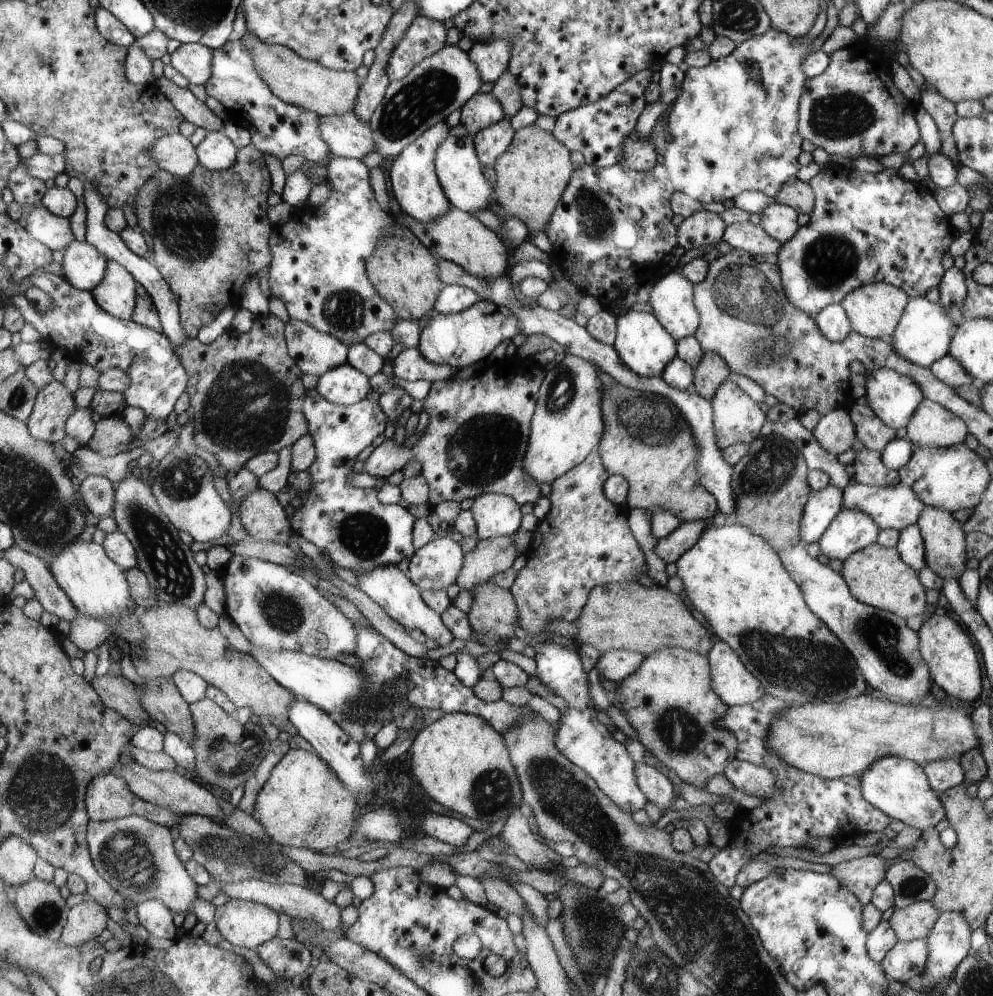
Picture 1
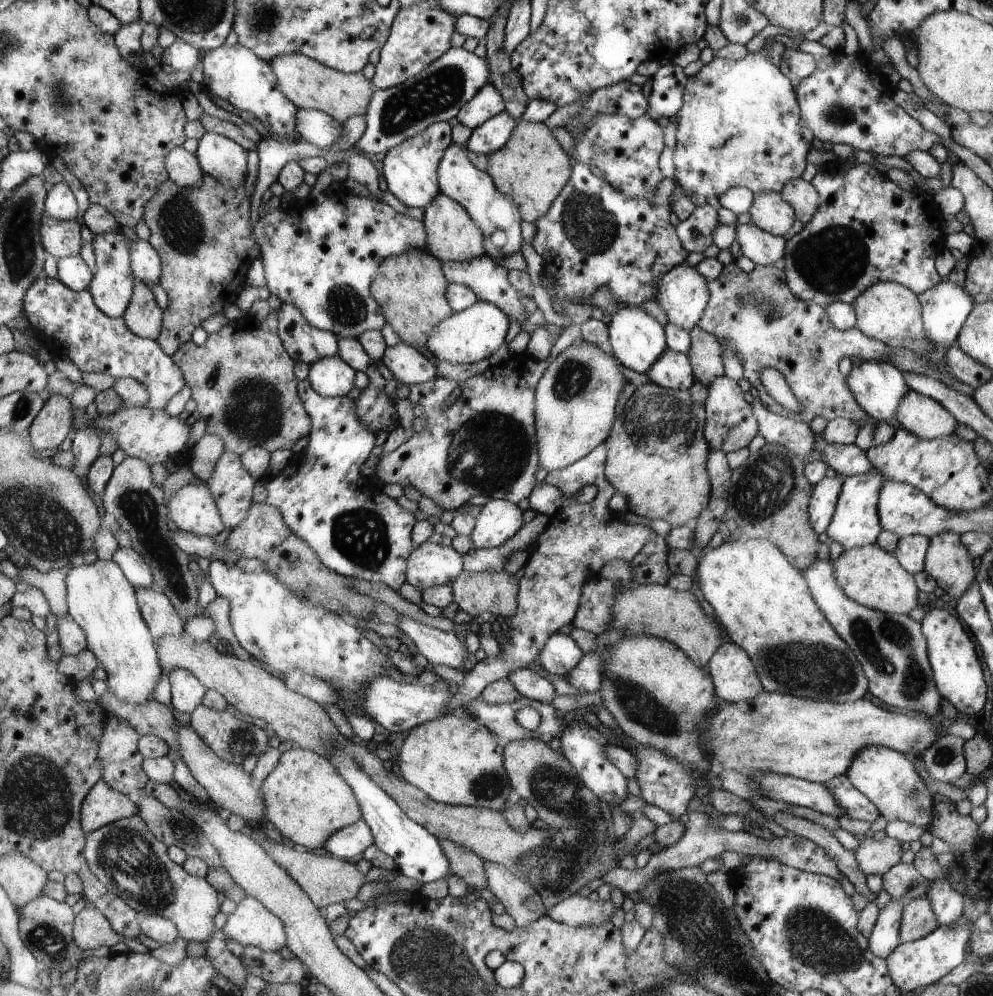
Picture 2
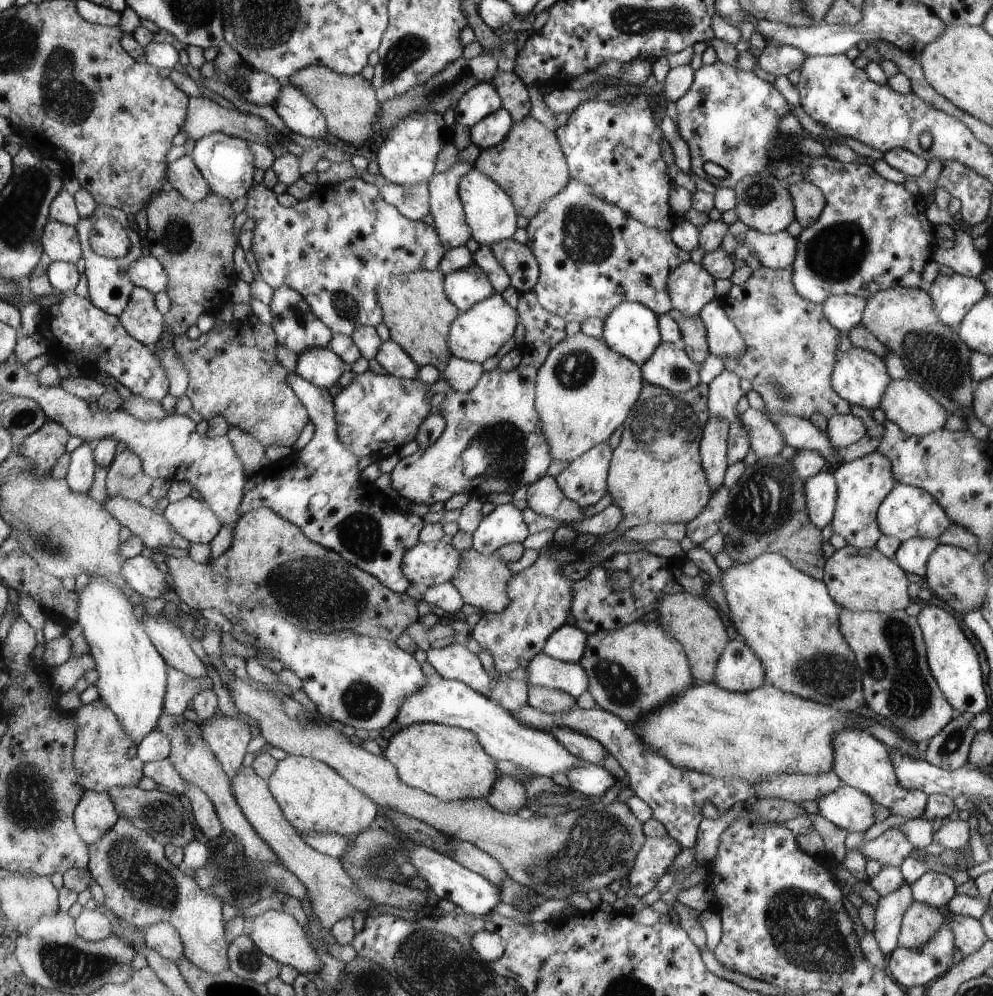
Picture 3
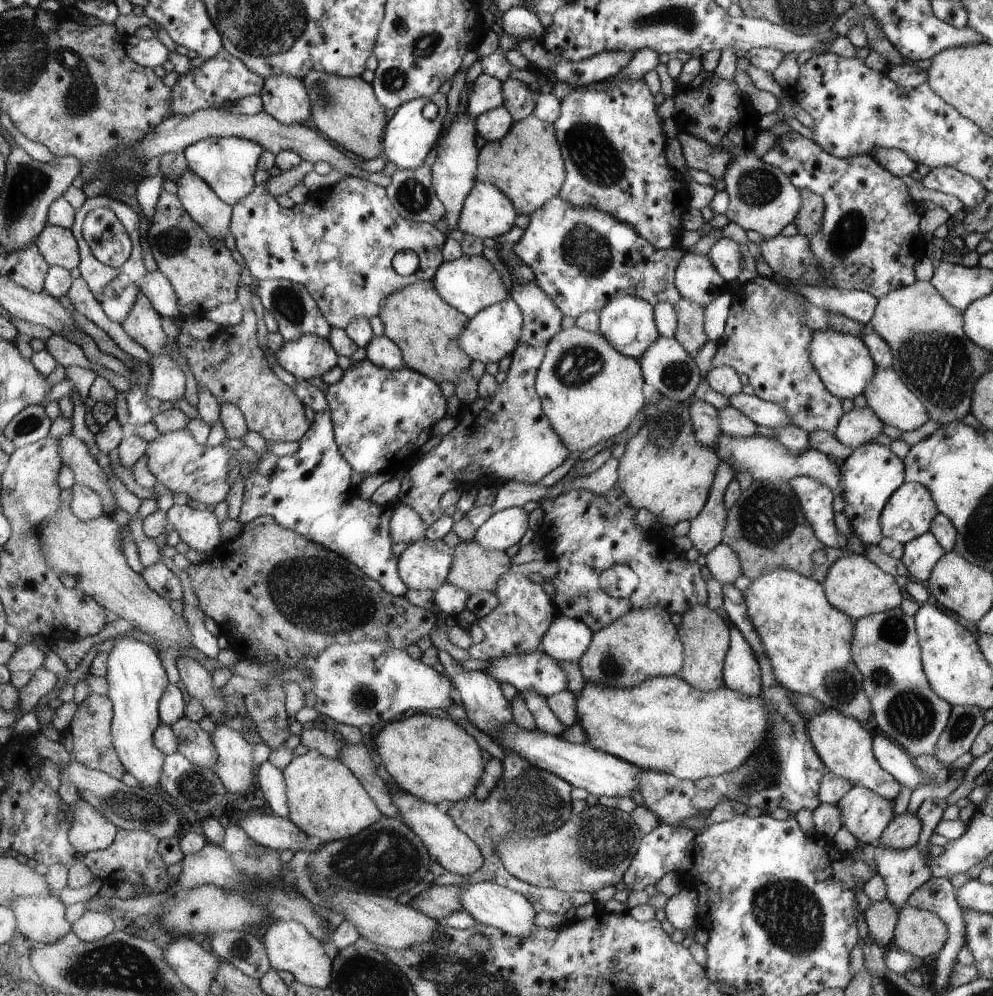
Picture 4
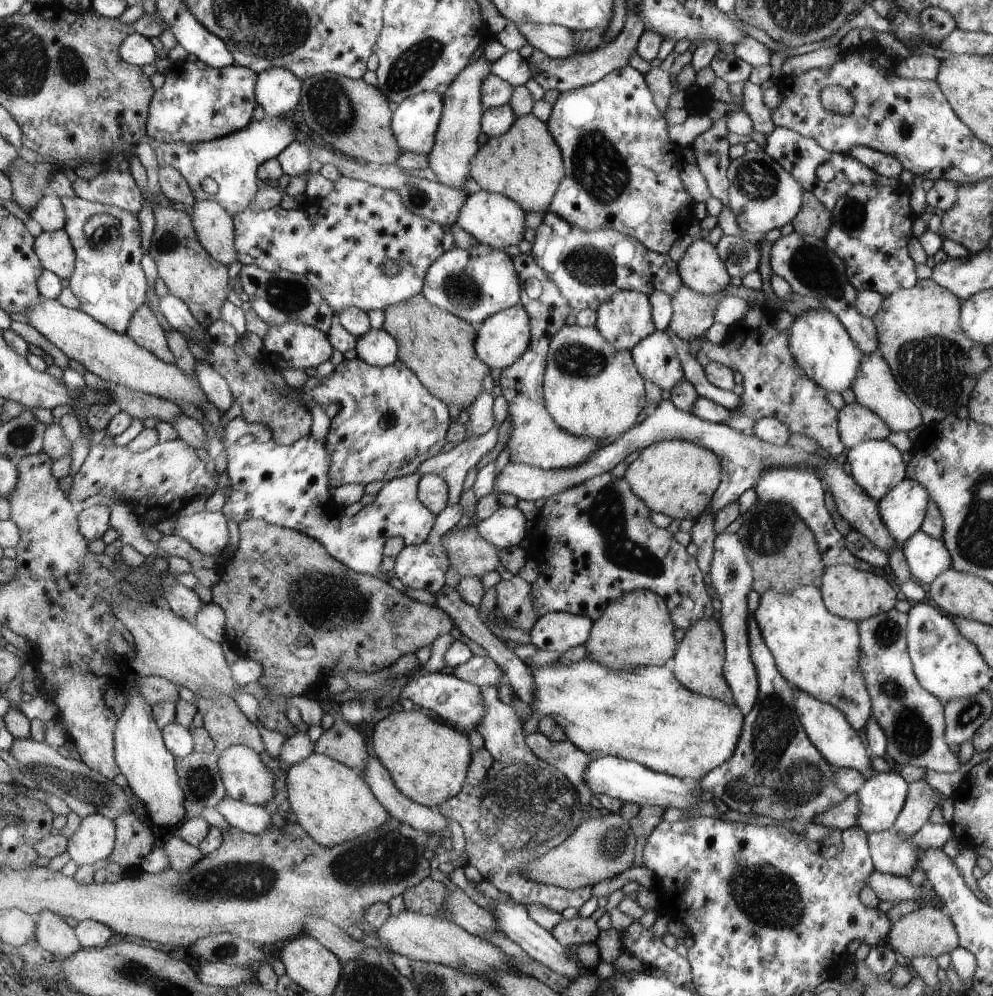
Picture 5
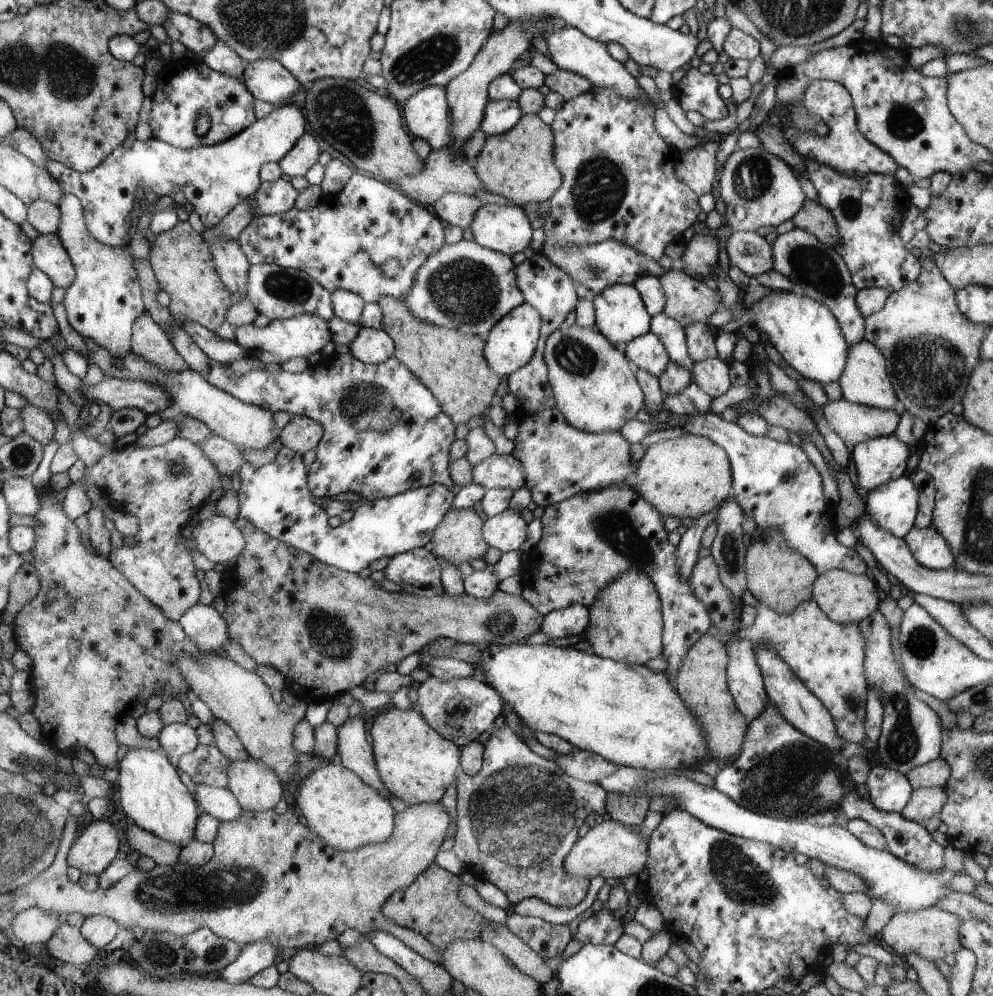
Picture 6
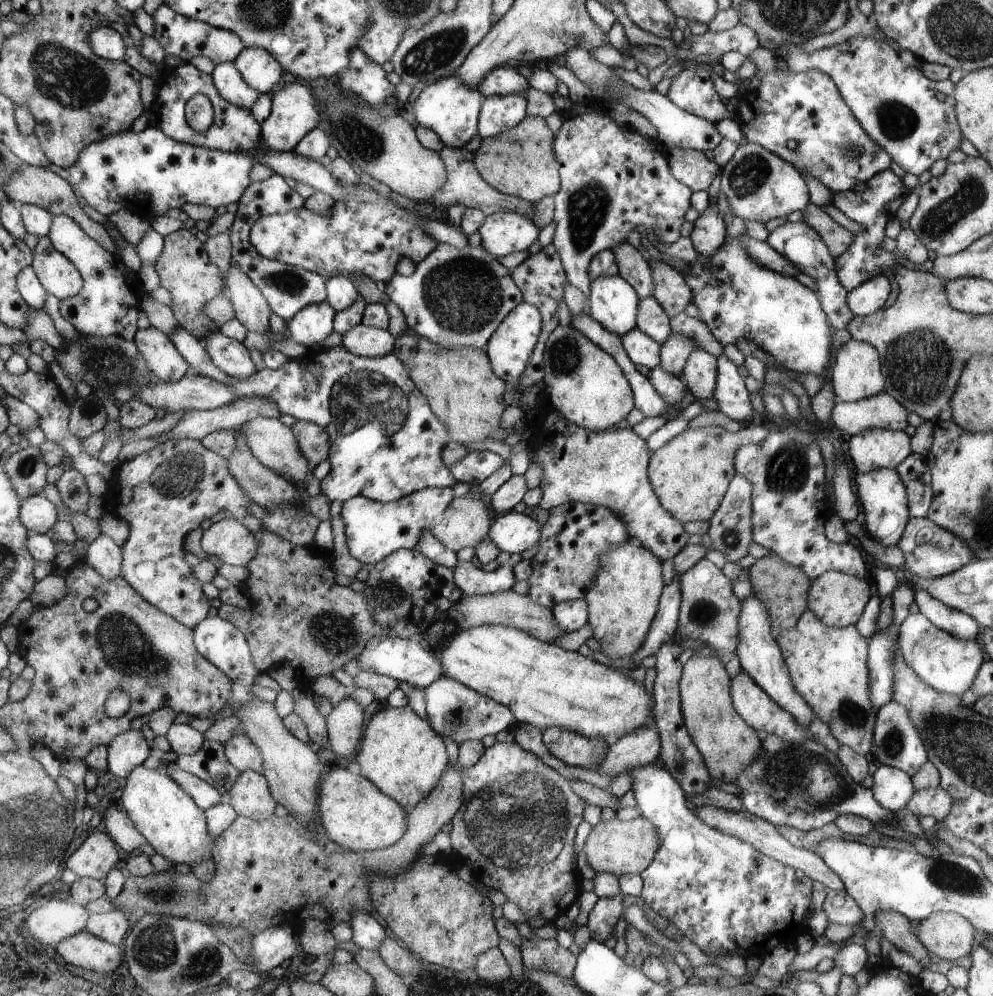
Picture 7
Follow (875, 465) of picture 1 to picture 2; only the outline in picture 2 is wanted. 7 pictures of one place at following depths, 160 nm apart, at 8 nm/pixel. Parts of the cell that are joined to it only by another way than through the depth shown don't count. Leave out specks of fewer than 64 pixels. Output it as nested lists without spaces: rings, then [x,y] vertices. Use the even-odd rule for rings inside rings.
[[[816,435],[814,450],[822,454],[822,461],[829,466],[830,471],[842,476],[859,475],[873,467],[866,453],[856,444],[833,445],[825,441],[822,435]]]

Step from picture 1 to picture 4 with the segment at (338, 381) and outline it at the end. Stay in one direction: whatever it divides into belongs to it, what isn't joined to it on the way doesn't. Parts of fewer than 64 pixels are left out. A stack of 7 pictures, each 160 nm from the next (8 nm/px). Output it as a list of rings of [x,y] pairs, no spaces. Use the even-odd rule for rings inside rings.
[[[303,334],[296,340],[285,341],[282,348],[274,354],[286,372],[305,381],[321,376],[337,366],[339,356],[327,338],[315,334]]]

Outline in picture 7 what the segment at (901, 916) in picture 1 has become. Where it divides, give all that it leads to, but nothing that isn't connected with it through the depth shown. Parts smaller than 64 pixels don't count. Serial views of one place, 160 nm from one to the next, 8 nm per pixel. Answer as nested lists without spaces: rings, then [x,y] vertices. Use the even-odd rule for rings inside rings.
[[[944,911],[920,920],[918,938],[931,955],[953,961],[970,956],[976,934],[963,916]]]

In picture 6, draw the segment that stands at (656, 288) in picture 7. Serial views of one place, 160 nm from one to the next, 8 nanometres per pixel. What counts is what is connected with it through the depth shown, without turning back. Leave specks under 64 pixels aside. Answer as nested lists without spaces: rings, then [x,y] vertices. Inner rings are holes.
[[[669,269],[662,277],[659,283],[665,292],[666,302],[664,312],[666,316],[676,319],[682,326],[690,325],[694,321],[707,322],[708,317],[716,311],[718,300],[722,300],[720,293],[701,283],[697,278],[680,270]]]

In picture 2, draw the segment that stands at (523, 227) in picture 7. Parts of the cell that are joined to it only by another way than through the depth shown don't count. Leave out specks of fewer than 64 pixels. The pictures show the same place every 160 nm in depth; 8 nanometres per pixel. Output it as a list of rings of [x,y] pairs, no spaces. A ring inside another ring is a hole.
[[[454,142],[447,148],[443,160],[439,162],[438,177],[442,192],[456,202],[461,203],[469,212],[476,224],[482,228],[486,238],[486,253],[495,258],[506,258],[520,251],[522,246],[521,222],[522,214],[519,207],[508,195],[502,194],[495,185],[494,179],[486,171],[476,169],[466,151],[467,145]]]

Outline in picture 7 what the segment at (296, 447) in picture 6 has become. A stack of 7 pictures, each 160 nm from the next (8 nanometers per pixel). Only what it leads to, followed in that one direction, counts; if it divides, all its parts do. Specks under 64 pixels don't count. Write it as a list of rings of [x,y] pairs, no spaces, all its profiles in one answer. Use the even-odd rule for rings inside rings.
[[[296,421],[291,428],[301,448],[302,454],[316,466],[330,457],[331,435],[319,424]]]

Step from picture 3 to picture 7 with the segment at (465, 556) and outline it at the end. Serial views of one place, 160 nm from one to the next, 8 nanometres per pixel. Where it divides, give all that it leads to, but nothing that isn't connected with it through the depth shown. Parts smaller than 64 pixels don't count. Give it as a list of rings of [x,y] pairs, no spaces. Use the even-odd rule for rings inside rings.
[[[475,489],[454,497],[442,513],[441,520],[431,526],[432,534],[451,551],[457,553],[466,546],[480,544],[489,533],[489,503]]]

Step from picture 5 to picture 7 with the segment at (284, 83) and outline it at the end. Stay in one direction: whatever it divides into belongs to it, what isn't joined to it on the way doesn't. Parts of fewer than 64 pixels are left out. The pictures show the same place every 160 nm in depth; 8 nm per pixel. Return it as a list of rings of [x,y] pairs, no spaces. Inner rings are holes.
[[[244,47],[242,53],[232,62],[237,66],[244,80],[260,94],[272,95],[274,86],[282,80],[282,67],[278,59],[262,47]]]

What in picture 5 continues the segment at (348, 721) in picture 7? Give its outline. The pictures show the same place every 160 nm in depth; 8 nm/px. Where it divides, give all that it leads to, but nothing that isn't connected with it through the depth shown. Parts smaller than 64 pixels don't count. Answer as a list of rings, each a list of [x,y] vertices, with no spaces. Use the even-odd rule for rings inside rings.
[[[370,757],[360,774],[375,793],[375,797],[396,820],[425,833],[441,836],[448,833],[445,816],[436,808],[425,807],[404,796],[396,788],[380,759]]]

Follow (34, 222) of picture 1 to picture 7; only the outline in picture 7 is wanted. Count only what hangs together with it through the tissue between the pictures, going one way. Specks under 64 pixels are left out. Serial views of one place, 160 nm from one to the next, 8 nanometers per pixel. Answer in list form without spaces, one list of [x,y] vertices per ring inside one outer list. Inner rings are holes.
[[[47,236],[38,239],[38,244],[32,252],[34,260],[31,262],[31,267],[35,270],[39,281],[43,284],[48,294],[54,294],[55,298],[63,301],[67,298],[75,297],[83,289],[83,274],[71,259],[60,254],[59,250],[56,250],[51,239]]]

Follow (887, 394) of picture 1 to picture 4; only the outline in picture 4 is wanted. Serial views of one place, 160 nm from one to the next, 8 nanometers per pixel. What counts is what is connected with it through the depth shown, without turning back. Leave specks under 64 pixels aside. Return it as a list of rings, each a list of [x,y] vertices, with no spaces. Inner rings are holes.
[[[818,329],[813,332],[808,345],[809,357],[814,370],[820,375],[828,392],[841,400],[852,399],[863,394],[867,382],[876,372],[876,363],[868,352],[868,347],[859,336],[846,334],[836,329]]]

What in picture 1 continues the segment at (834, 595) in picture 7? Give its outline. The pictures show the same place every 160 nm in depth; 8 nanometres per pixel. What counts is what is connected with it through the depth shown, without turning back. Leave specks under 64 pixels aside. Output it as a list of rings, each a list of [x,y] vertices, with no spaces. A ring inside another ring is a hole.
[[[877,542],[865,546],[842,562],[842,570],[839,574],[858,602],[890,611],[905,619],[916,614],[921,615],[926,610],[926,590],[917,572],[900,558],[896,547],[884,548]]]

